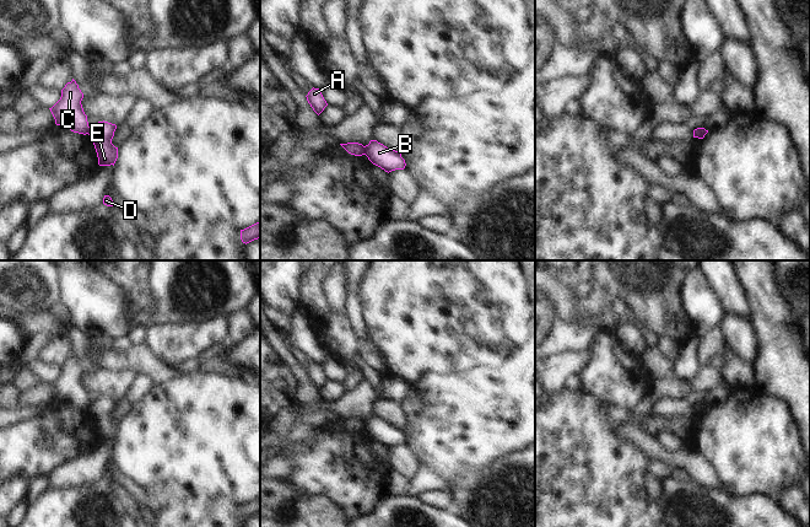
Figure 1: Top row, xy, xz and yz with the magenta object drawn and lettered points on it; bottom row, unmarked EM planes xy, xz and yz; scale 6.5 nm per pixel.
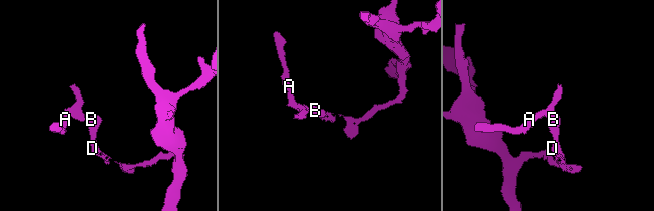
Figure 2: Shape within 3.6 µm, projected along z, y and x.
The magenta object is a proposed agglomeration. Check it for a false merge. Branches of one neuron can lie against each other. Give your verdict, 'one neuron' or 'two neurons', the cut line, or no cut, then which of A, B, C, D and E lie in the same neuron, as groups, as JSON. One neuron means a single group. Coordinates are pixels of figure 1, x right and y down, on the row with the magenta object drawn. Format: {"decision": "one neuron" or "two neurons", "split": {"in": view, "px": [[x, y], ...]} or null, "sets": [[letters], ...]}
{"decision": "two neurons", "split": {"in": "xz", "px": [[363, 146], [365, 154]]}, "sets": [["A", "C"], ["B", "D", "E"]]}

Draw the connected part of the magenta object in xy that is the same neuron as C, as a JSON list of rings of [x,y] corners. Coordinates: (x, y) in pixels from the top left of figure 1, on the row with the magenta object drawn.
[[[72,79],[61,90],[60,100],[49,108],[55,124],[69,128],[74,133],[86,135],[91,128],[88,127],[87,115],[81,104],[82,98],[83,93]]]

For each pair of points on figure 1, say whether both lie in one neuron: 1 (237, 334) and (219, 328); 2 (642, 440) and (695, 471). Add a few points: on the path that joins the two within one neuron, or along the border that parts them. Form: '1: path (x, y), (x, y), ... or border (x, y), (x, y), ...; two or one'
1: border (225, 318), (227, 337); two
2: path (655, 451), (669, 458), (681, 460); one

